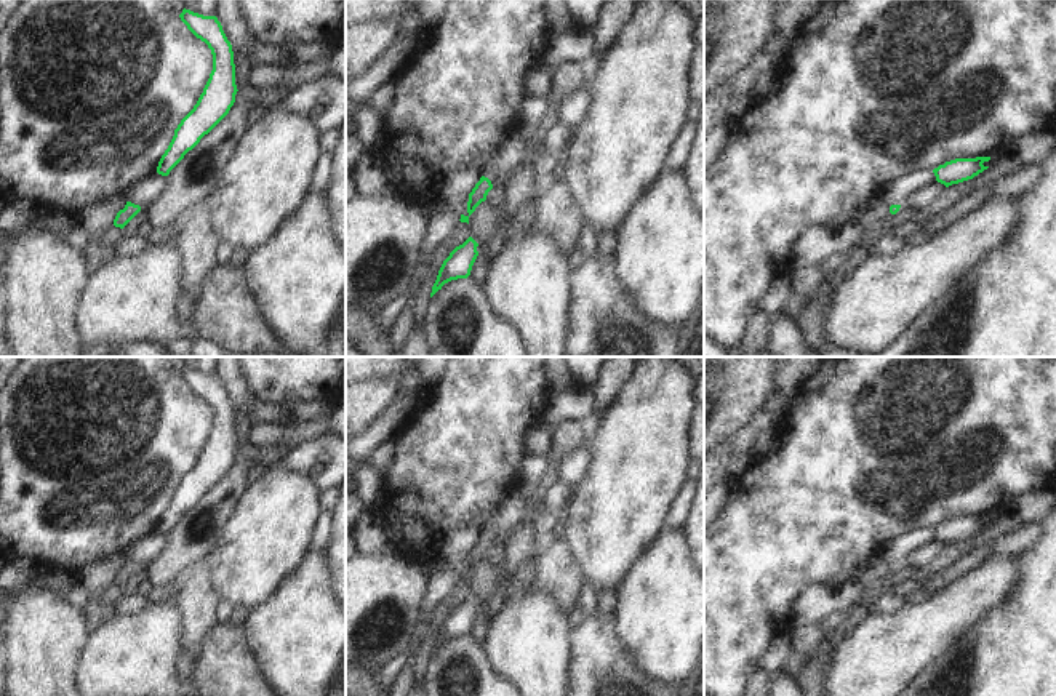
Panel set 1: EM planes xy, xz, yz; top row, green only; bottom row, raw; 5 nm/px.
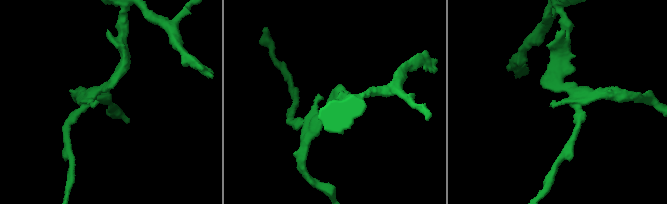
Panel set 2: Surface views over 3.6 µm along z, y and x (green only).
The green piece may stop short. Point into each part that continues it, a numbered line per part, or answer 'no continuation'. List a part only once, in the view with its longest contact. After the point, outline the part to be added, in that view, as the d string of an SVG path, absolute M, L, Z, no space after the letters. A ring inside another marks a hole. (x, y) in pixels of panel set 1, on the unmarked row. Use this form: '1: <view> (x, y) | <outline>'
no continuation

